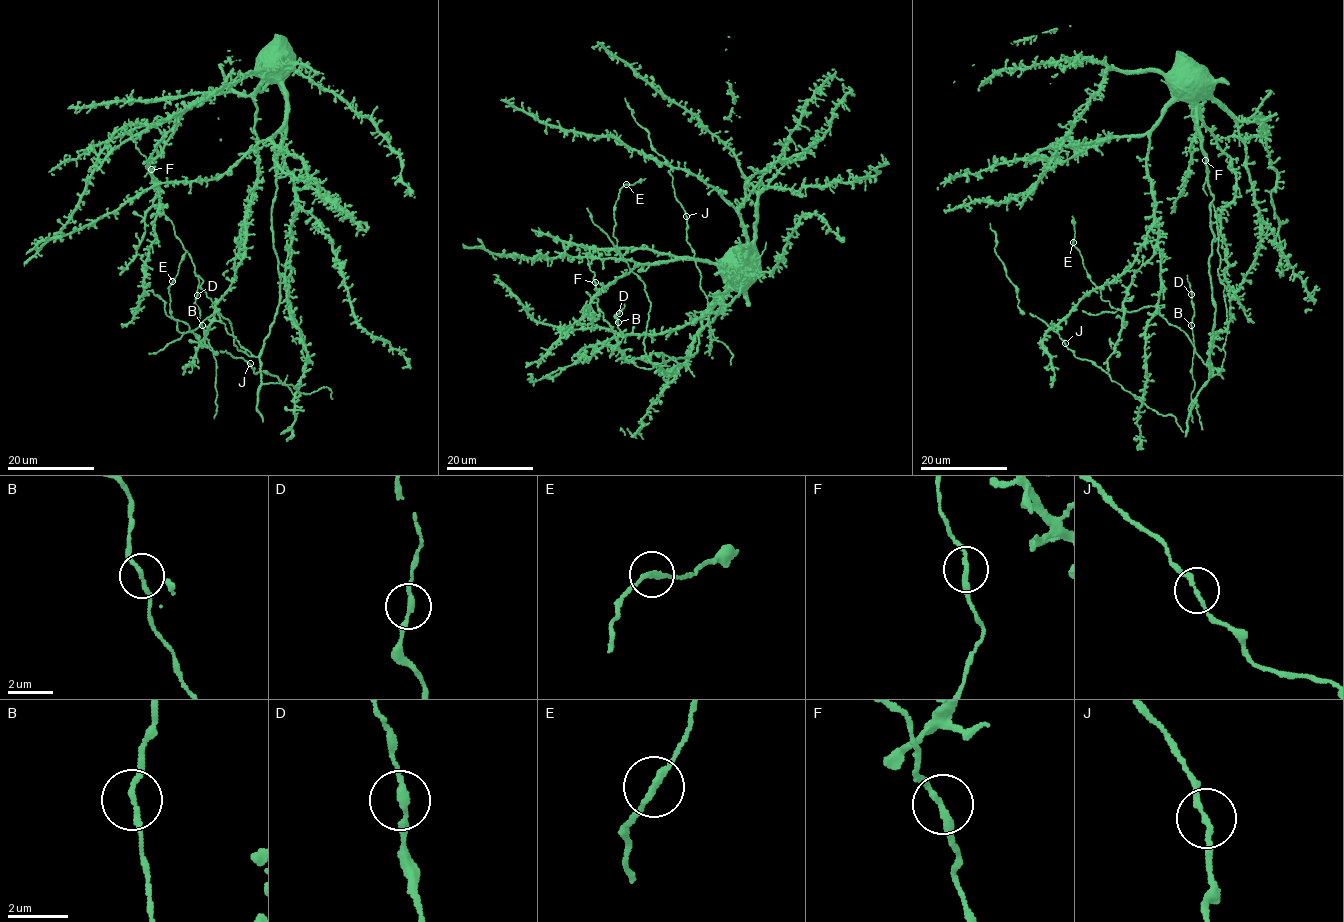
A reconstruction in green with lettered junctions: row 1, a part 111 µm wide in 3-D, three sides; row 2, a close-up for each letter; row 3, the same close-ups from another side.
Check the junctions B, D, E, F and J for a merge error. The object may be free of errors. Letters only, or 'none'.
E

